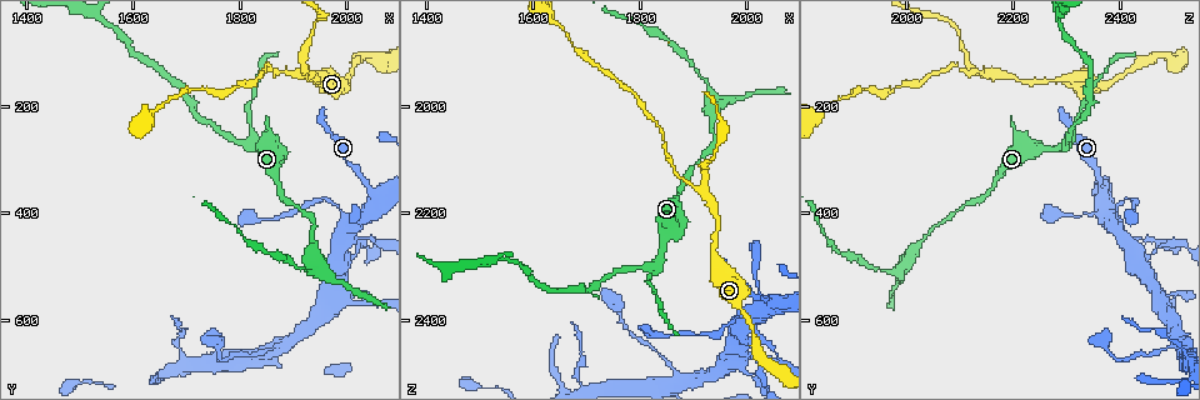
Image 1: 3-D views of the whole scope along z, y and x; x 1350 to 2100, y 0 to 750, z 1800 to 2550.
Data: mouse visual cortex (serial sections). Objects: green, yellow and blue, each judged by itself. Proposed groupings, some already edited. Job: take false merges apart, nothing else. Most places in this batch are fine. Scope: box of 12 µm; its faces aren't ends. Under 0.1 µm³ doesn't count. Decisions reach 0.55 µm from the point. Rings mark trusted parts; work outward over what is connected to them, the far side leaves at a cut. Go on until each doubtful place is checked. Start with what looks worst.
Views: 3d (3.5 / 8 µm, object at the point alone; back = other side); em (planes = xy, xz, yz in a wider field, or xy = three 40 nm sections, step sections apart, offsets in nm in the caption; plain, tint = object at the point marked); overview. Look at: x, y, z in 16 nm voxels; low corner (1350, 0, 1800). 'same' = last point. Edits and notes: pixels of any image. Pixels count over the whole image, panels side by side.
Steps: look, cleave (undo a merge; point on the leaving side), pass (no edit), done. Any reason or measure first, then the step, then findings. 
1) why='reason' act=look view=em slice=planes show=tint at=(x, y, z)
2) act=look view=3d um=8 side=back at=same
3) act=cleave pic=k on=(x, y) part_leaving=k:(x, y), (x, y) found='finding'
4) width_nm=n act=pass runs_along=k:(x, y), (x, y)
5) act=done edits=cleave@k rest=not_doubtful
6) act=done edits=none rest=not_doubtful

why='branch point' act=look view=3d um=3.5 at=(1910, 140, 2150)

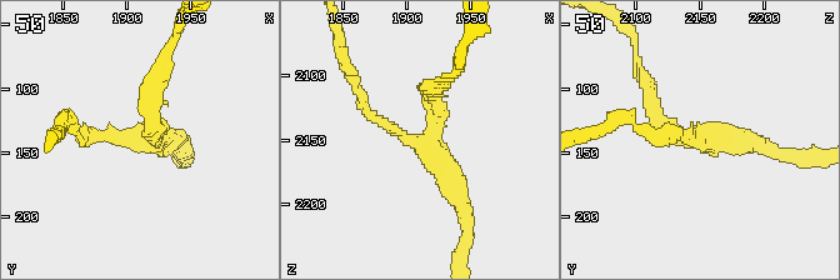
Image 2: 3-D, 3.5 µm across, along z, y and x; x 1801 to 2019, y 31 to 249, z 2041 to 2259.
arms=3 arm_widths_nm=150,200,250 why='need the tissue' act=look view=em slice=xy step=1 show=tint at=(1912, 142, 2154)

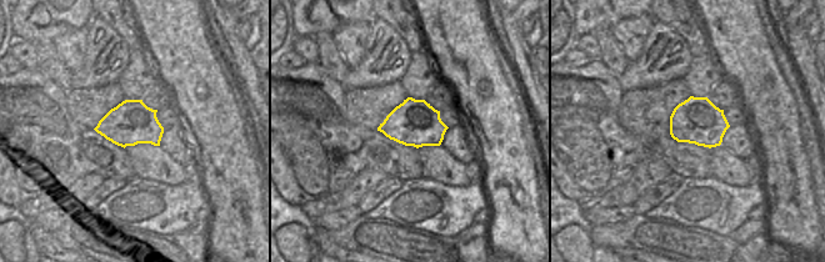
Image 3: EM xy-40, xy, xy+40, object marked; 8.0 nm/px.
act=pass runs_along=2:(461, 211), (434, 154), (369, 113), (361, 93) found='continuous, no second cell'

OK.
why='arms part here' act=look view=3d um=3.5 at=(1945, 505, 1995)

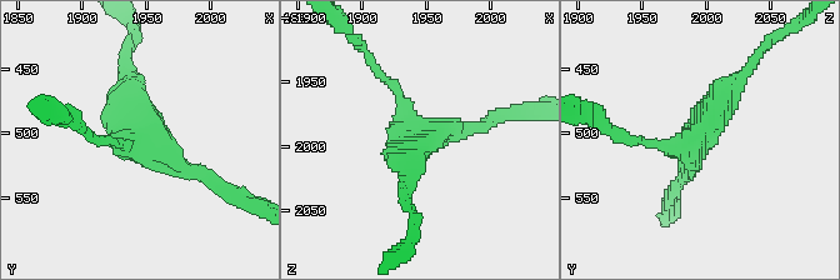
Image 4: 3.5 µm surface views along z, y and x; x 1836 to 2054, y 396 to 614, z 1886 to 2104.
act=look view=em slice=xy step=3 show=tint at=(1942, 504, 1992)

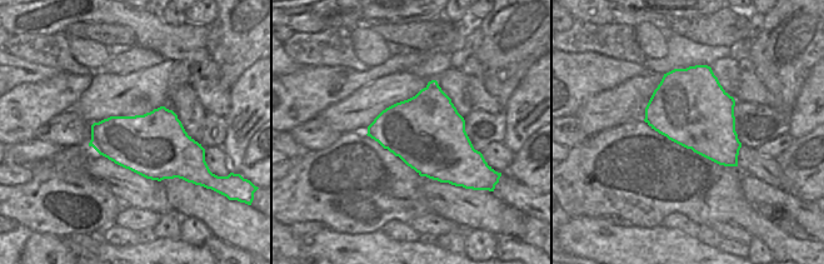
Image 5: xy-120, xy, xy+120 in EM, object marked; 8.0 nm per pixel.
act=pass runs_along=4:(746, 71), (695, 140), (628, 140) found='all the same cell'

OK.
why='four arms meet' act=look view=3d um=3.5 at=(2000, 410, 2390)

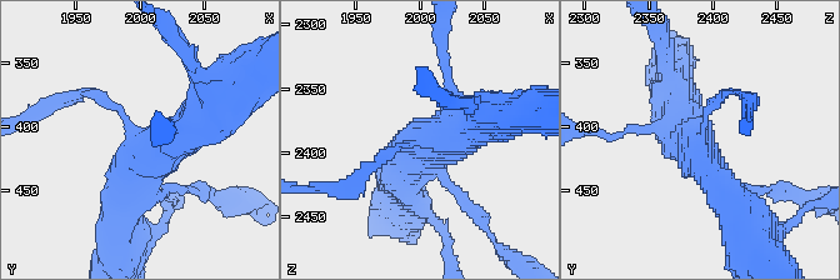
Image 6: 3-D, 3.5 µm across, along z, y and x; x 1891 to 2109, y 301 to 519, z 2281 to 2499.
arms=4 arm_widths_nm=100,150,500,500 why='need the tissue' act=look view=em slice=xy step=5 show=tint at=(2000, 410, 2390)

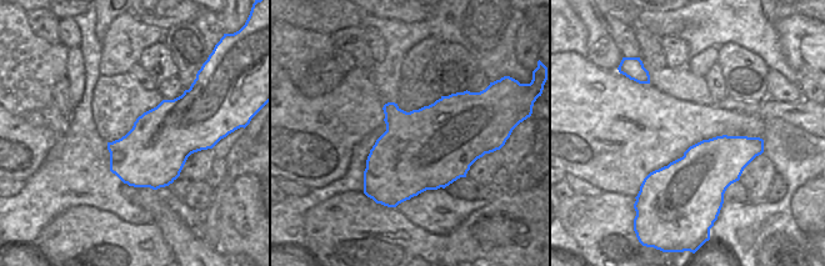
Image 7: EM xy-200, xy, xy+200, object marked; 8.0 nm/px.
act=pass found='all the same cell'

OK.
act=done edits=none rest=not_doubtful

